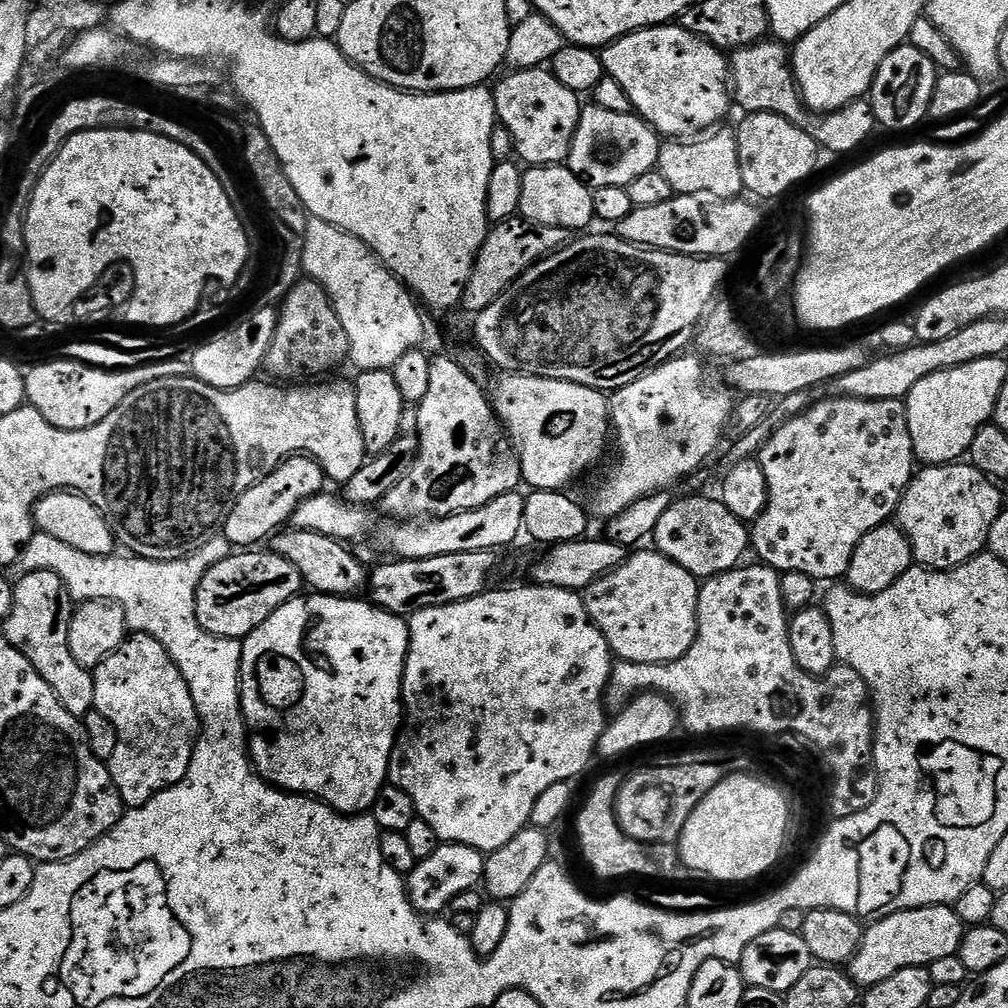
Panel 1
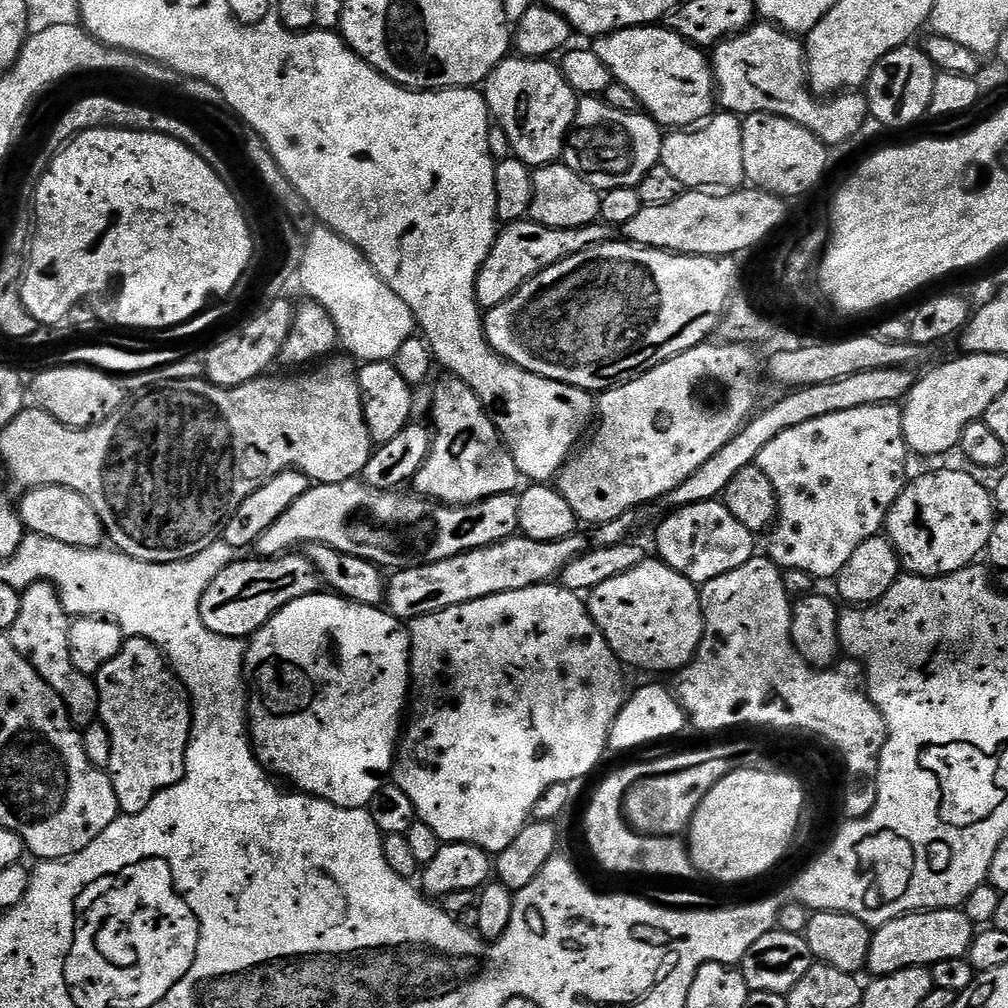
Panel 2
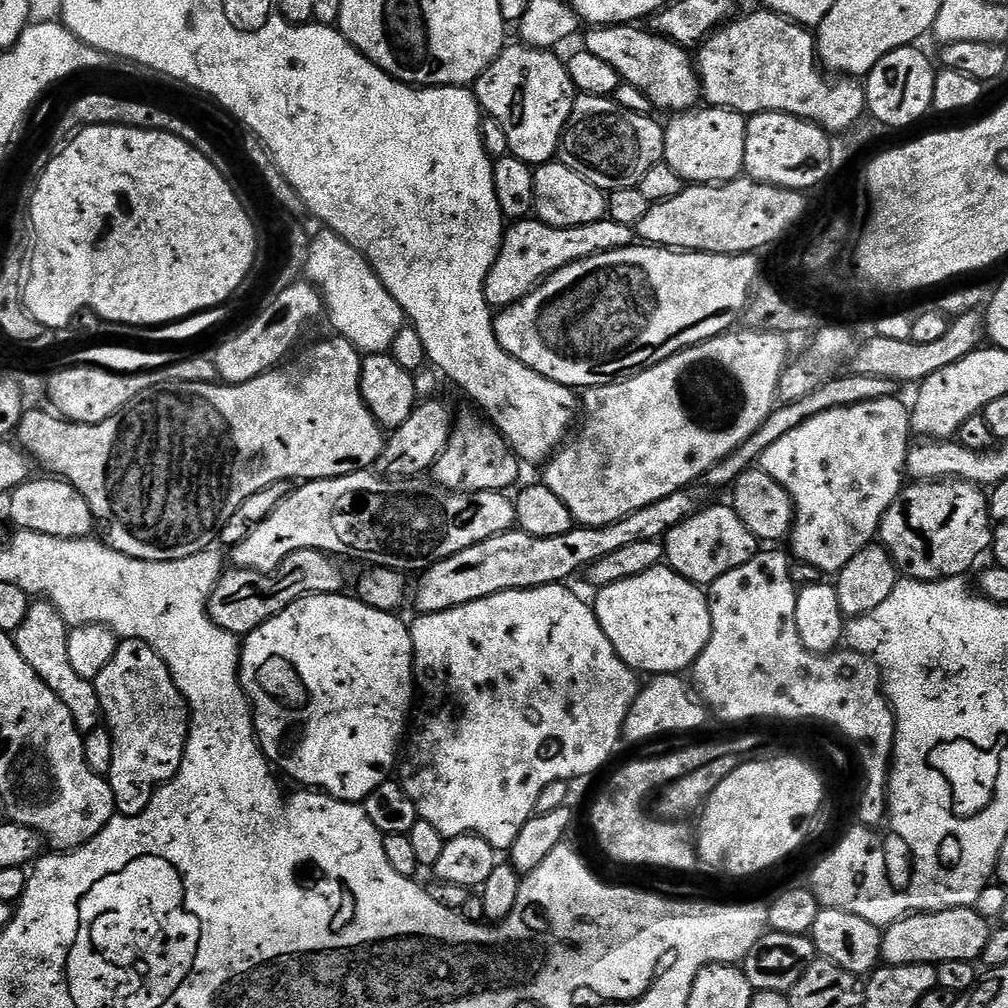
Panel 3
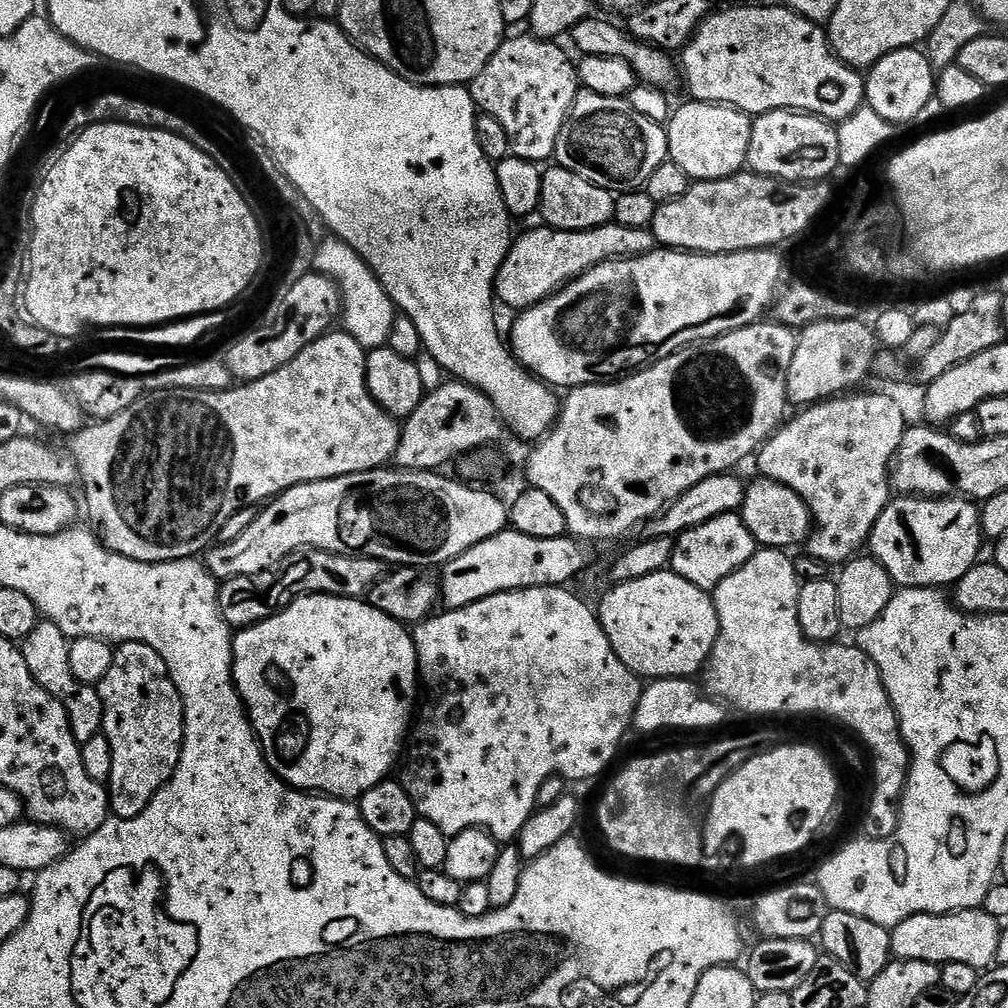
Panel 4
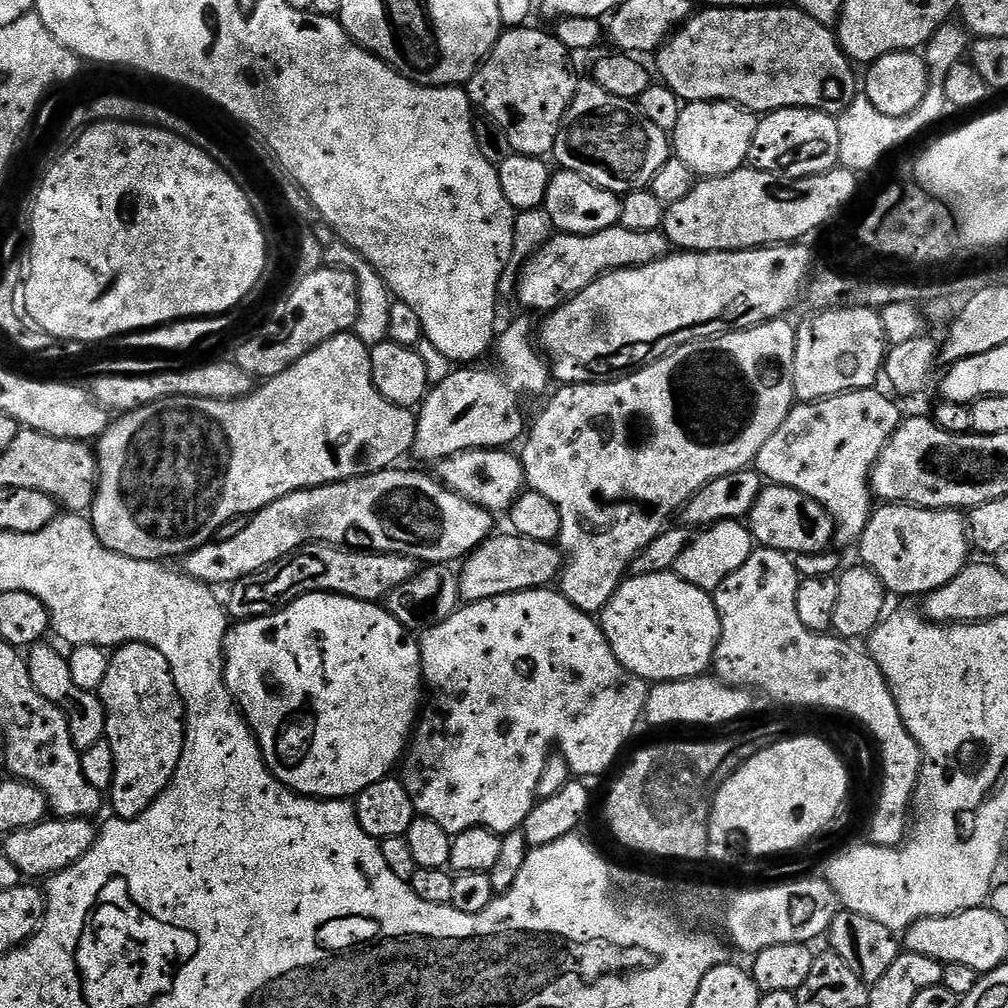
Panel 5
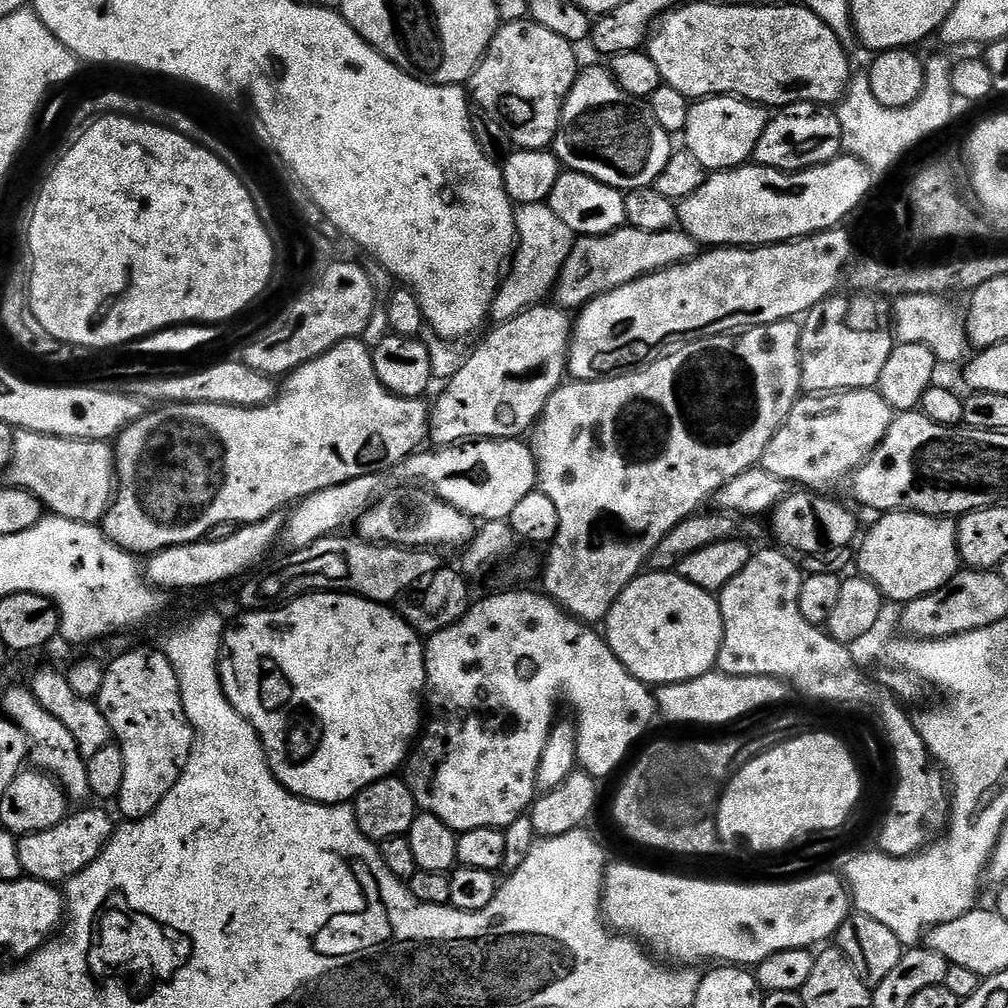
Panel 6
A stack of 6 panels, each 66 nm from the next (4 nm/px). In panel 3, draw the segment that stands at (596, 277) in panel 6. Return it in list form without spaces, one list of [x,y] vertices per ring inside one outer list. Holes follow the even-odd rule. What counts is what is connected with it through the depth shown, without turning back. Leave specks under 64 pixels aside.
[[[538,218],[517,220],[505,231],[498,258],[484,283],[488,307],[493,310],[509,308],[526,298],[526,294],[530,294],[550,274],[562,270],[562,266],[570,266],[599,252],[630,248],[633,244],[634,229],[607,218],[569,228],[552,228]]]

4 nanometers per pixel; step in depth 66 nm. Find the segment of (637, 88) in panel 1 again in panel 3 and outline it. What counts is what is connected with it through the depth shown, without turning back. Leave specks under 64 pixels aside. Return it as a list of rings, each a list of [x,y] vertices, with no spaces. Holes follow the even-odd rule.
[[[596,26],[586,32],[583,33],[583,51],[595,54],[602,58],[602,62],[614,66],[623,83],[638,86],[638,90],[650,98],[653,109],[679,114],[695,109],[701,103],[700,77],[689,49],[680,48],[651,30],[643,32],[640,26]]]

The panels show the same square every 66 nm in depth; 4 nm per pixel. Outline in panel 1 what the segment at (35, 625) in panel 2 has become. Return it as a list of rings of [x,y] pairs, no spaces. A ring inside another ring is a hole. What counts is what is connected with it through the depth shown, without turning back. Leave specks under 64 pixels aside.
[[[30,572],[19,577],[14,587],[14,610],[3,621],[2,634],[28,659],[30,666],[42,674],[42,678],[58,694],[58,702],[81,718],[95,709],[94,678],[89,669],[74,662],[70,654],[68,631],[74,611],[62,578],[56,572]]]

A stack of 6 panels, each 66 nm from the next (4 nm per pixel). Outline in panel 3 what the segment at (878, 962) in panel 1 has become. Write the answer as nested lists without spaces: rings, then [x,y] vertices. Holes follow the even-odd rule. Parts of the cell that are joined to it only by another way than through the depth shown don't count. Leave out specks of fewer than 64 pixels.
[[[975,907],[947,908],[941,912],[918,912],[895,920],[893,924],[883,929],[882,950],[880,955],[884,964],[906,966],[907,964],[941,964],[942,962],[973,962],[983,957],[986,942],[990,938],[993,925],[982,914],[976,912]]]

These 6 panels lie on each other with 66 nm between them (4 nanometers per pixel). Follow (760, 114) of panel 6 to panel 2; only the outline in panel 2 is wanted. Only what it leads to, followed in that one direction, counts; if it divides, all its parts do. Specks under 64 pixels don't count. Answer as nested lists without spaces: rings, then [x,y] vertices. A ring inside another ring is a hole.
[[[720,110],[695,130],[669,131],[660,141],[659,164],[666,166],[688,190],[739,189],[745,183],[741,117],[735,112]]]

